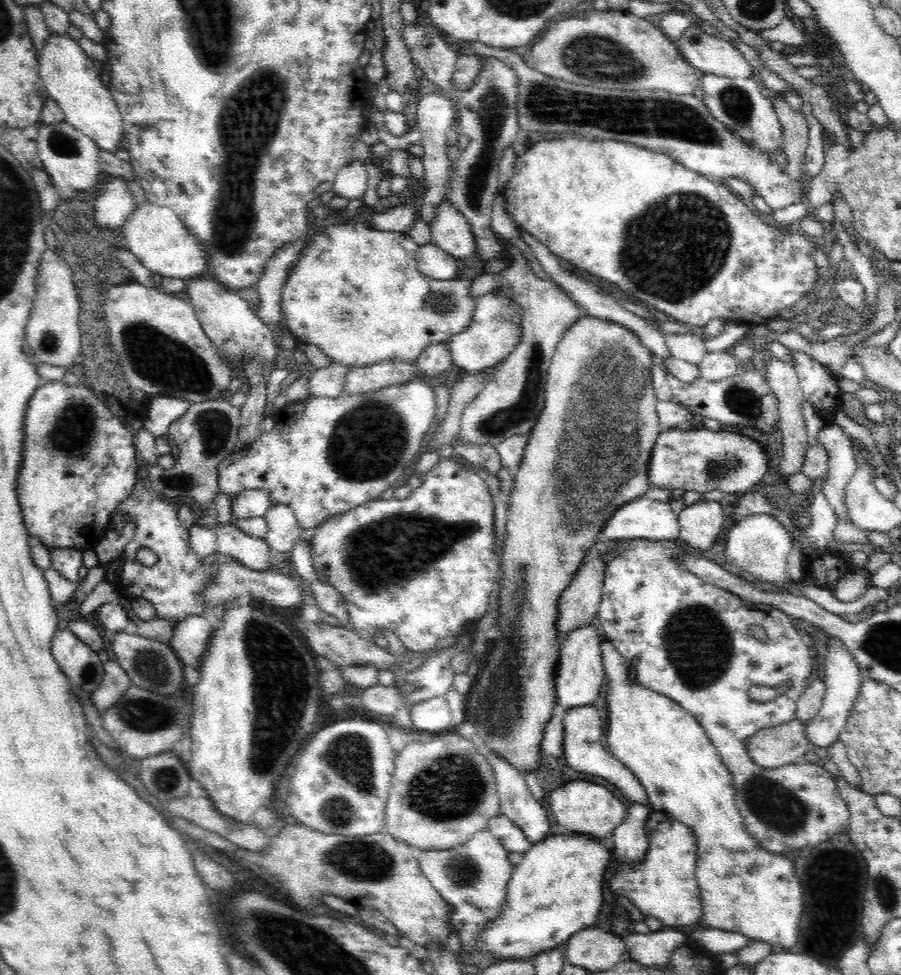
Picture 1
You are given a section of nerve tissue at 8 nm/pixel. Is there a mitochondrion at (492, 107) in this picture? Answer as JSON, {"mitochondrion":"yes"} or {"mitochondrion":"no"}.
{"mitochondrion":"yes"}

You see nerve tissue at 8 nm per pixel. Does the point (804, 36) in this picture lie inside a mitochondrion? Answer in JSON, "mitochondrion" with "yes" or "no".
{"mitochondrion":"no"}

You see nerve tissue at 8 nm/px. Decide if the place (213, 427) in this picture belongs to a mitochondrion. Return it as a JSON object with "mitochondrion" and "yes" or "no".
{"mitochondrion":"yes"}

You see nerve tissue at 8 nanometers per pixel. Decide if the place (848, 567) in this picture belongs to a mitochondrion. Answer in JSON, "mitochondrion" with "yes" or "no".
{"mitochondrion":"no"}

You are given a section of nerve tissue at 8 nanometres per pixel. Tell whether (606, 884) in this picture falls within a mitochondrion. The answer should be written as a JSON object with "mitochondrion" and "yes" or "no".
{"mitochondrion":"no"}

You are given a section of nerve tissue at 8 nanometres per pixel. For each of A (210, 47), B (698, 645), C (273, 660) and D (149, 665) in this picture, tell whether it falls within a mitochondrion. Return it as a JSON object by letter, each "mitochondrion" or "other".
{"A":"mitochondrion","B":"mitochondrion","C":"mitochondrion","D":"mitochondrion"}

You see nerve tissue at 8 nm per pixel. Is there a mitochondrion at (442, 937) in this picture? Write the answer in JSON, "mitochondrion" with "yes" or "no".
{"mitochondrion":"no"}

